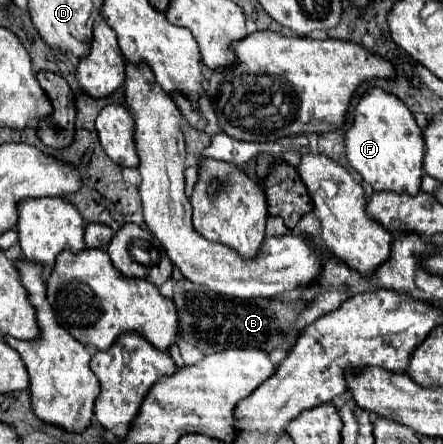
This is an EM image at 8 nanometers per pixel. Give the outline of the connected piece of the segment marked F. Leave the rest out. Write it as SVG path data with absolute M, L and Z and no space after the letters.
M371 87L365 95L357 101L357 117L353 119L351 127L345 133L345 153L347 161L359 175L375 189L375 191L395 191L395 193L419 193L419 183L423 177L423 131L415 123L413 113L407 109L403 101L395 95L385 93L381 87Z

